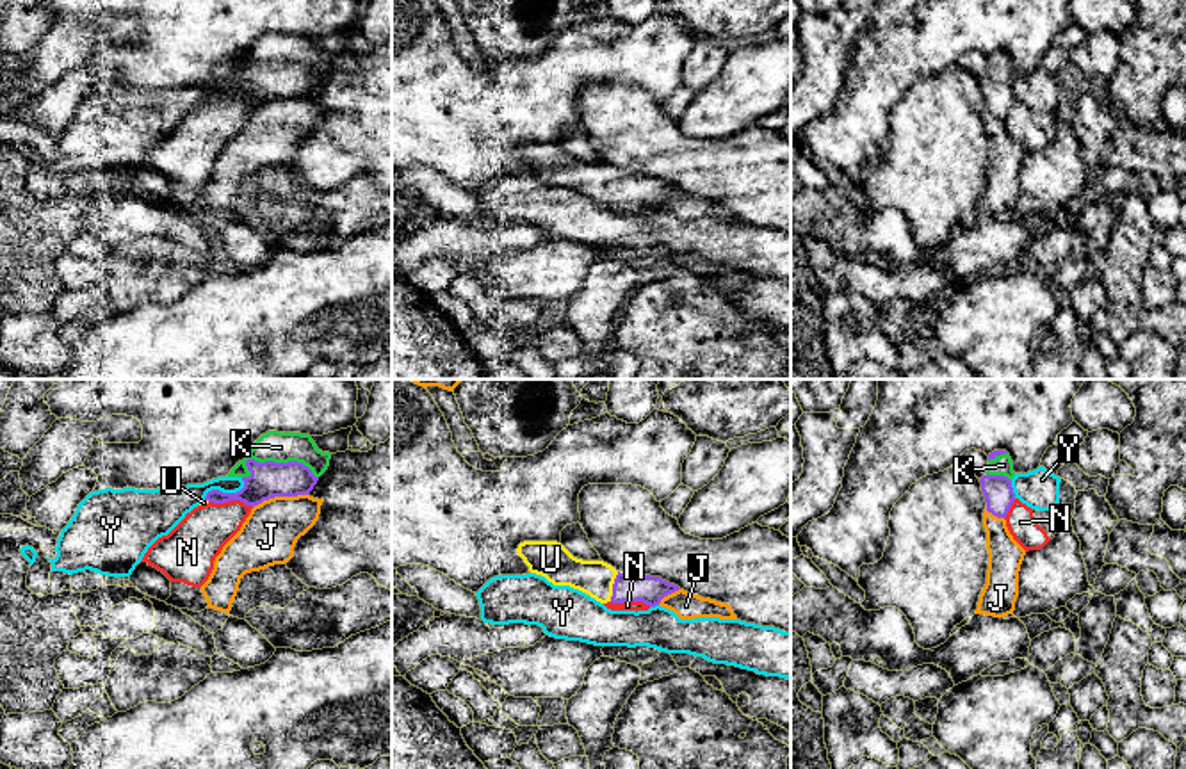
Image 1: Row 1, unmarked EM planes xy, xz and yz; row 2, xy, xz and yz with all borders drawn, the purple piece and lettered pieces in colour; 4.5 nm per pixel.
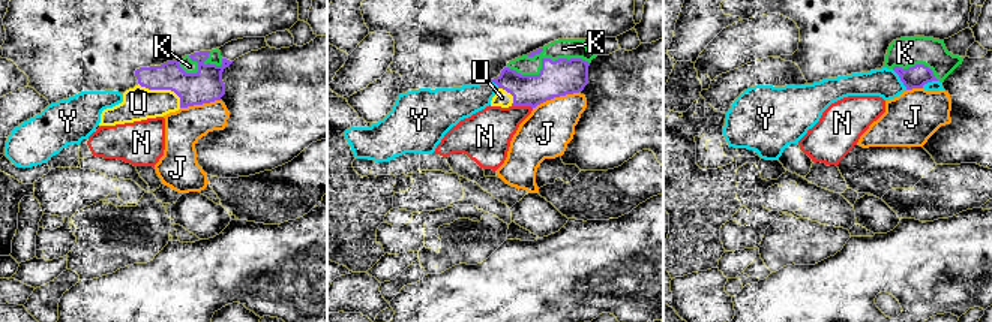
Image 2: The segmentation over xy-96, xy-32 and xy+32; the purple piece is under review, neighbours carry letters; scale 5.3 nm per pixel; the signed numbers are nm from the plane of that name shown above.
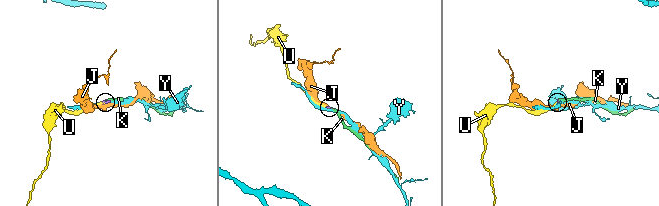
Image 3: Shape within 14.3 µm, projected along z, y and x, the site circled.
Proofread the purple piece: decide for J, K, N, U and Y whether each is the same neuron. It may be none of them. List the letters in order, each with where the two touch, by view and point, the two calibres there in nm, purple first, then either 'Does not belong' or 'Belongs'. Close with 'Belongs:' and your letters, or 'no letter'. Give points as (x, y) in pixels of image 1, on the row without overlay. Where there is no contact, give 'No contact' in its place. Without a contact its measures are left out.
J: Touches purple at xy (280, 97). Thickness 170 nm (purple) against 260 nm. Does not belong
K: Touches purple at xy (273, 63). Thickness 170 nm (purple) against 140 nm. Belongs
N: Touches purple at xy (230, 100). Thickness 170 nm (purple) against 220 nm. Does not belong
U: Touches purple at xz (613, 187). Thickness 130 nm (purple) against 160 nm. Belongs
Y: Touches purple at xy (225, 95). Thickness 170 nm (purple) against 160 nm. Does not belong
Belongs: K, U

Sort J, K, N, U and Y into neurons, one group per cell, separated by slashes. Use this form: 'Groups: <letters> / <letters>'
Groups: J / K U / N / Y

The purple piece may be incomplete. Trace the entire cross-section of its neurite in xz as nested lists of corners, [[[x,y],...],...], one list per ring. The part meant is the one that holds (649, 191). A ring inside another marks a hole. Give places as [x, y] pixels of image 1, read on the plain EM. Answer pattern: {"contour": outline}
{"contour": [[[524,142],[516,153],[531,174],[554,187],[579,190],[600,205],[643,203],[655,208],[680,190],[661,178],[620,174],[604,162],[577,160],[557,142]]]}

